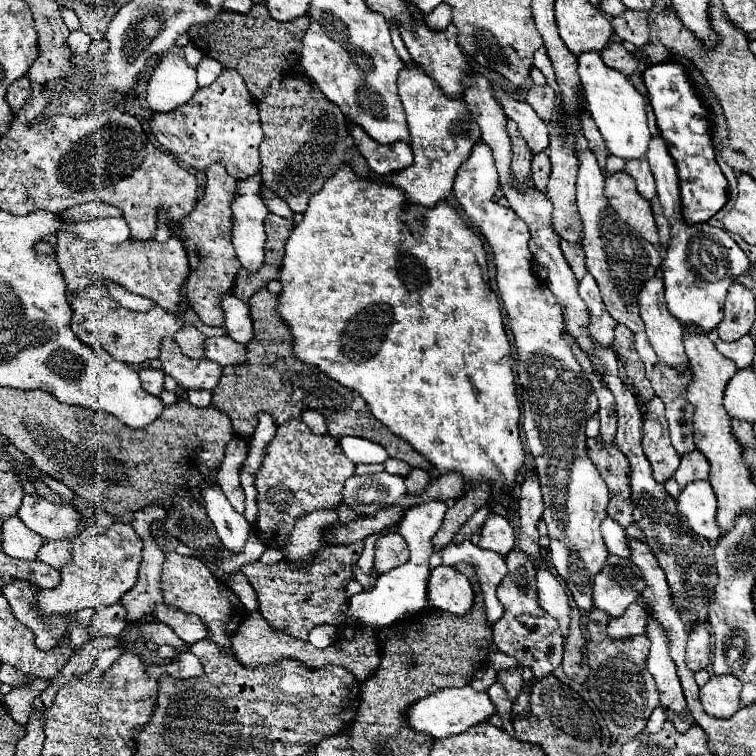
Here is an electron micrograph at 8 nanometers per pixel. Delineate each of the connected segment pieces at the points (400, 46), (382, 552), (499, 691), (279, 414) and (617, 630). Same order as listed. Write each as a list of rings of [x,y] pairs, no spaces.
[[[392,25],[392,41],[394,41],[394,47],[396,47],[396,51],[398,51],[400,59],[402,59],[406,65],[414,65],[414,61],[410,59],[410,53],[408,53],[408,49],[406,49],[406,45],[402,43],[400,31],[398,31],[398,27],[394,27],[394,25]]]
[[[384,533],[376,541],[376,555],[374,555],[374,569],[382,575],[392,571],[394,567],[400,567],[406,563],[408,551],[406,551],[406,541],[402,539],[400,533]]]
[[[494,683],[490,689],[488,689],[488,695],[498,711],[498,715],[502,717],[503,729],[514,738],[514,729],[512,721],[510,721],[510,711],[512,711],[512,701],[508,699],[504,687],[500,687],[500,683]]]
[[[268,289],[258,291],[250,301],[250,315],[254,319],[254,339],[246,345],[248,363],[226,367],[218,387],[212,391],[212,405],[232,419],[234,431],[242,437],[254,433],[258,425],[258,411],[274,415],[276,423],[300,419],[306,409],[314,409],[326,417],[328,433],[336,439],[344,435],[356,435],[382,445],[390,457],[406,461],[410,467],[432,471],[432,465],[414,449],[408,441],[394,435],[384,423],[380,423],[366,401],[352,389],[330,379],[312,365],[294,357],[292,333],[278,313],[278,297]]]
[[[632,603],[626,609],[626,615],[610,619],[608,635],[614,637],[614,639],[628,639],[628,637],[646,633],[646,625],[648,625],[648,615],[646,613],[648,611],[640,603]]]

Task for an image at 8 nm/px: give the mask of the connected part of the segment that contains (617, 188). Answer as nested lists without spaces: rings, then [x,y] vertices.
[[[624,171],[606,177],[606,197],[610,199],[612,209],[620,215],[624,223],[636,229],[648,243],[658,245],[658,229],[654,223],[654,215],[650,209],[650,201],[646,201],[638,189],[634,179]]]

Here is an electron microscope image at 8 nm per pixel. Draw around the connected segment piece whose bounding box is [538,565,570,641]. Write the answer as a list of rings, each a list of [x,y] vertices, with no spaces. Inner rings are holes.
[[[546,565],[538,569],[538,599],[544,611],[548,611],[560,625],[562,639],[568,637],[568,625],[570,625],[570,603],[564,587],[556,581],[556,577],[548,571]]]

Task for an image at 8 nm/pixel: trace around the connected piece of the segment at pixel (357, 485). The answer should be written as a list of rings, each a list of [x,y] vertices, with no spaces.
[[[386,471],[376,475],[352,475],[344,483],[342,503],[352,507],[358,515],[374,515],[374,511],[398,501],[404,493],[404,479]]]

